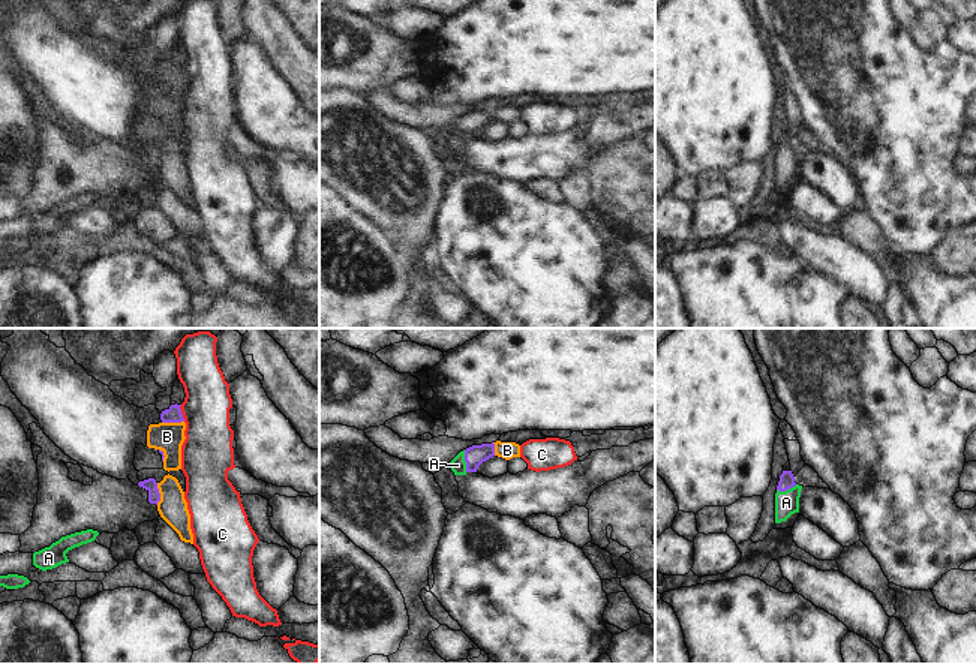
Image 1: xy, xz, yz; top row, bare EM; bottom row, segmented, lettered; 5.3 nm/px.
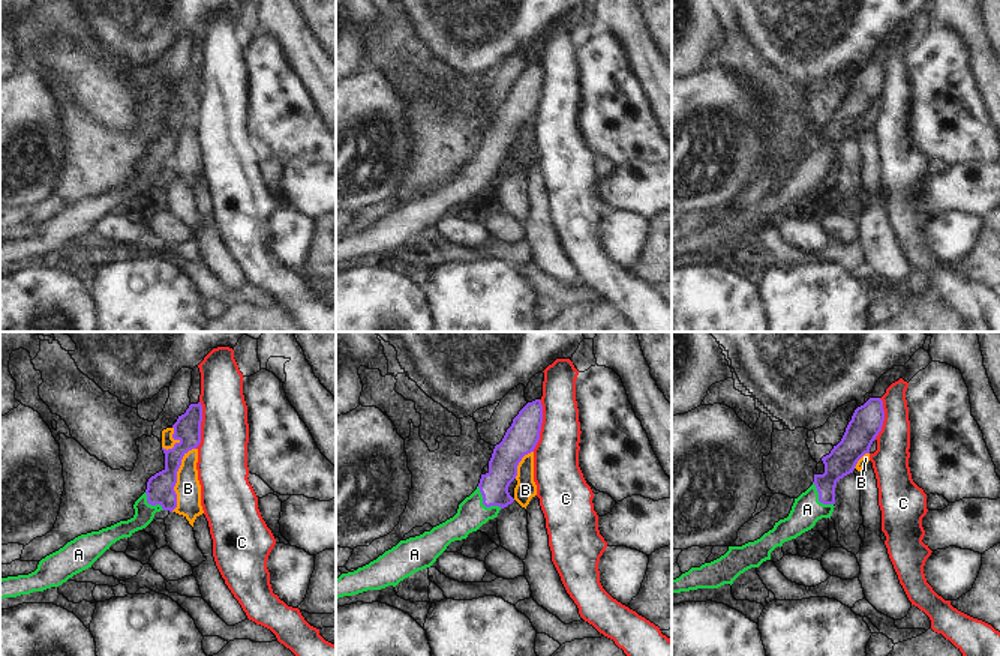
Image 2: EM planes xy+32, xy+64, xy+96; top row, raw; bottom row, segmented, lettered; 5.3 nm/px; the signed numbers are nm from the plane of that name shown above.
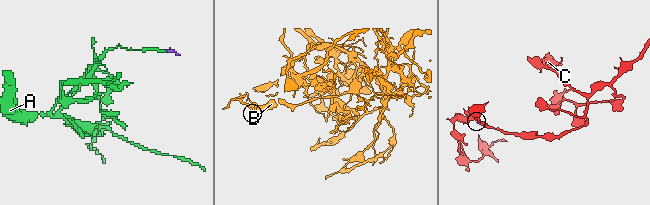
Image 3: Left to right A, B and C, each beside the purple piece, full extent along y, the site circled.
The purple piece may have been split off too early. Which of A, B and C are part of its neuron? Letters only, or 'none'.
A

